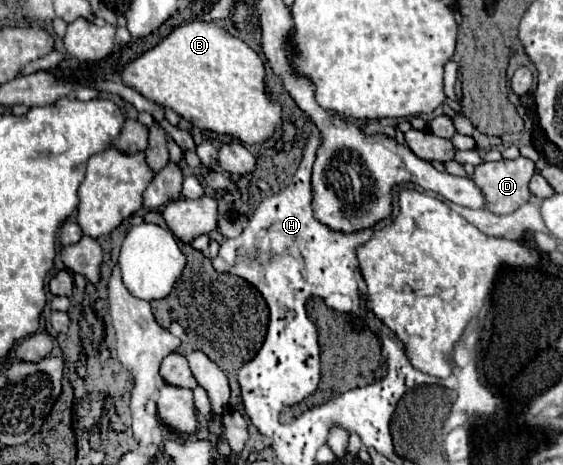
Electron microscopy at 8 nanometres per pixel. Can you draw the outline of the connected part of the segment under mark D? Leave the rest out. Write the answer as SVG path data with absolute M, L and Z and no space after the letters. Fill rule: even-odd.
M520 155L514 161L502 159L496 163L480 163L470 179L486 193L488 211L508 215L528 201L528 183L534 173L534 161Z

